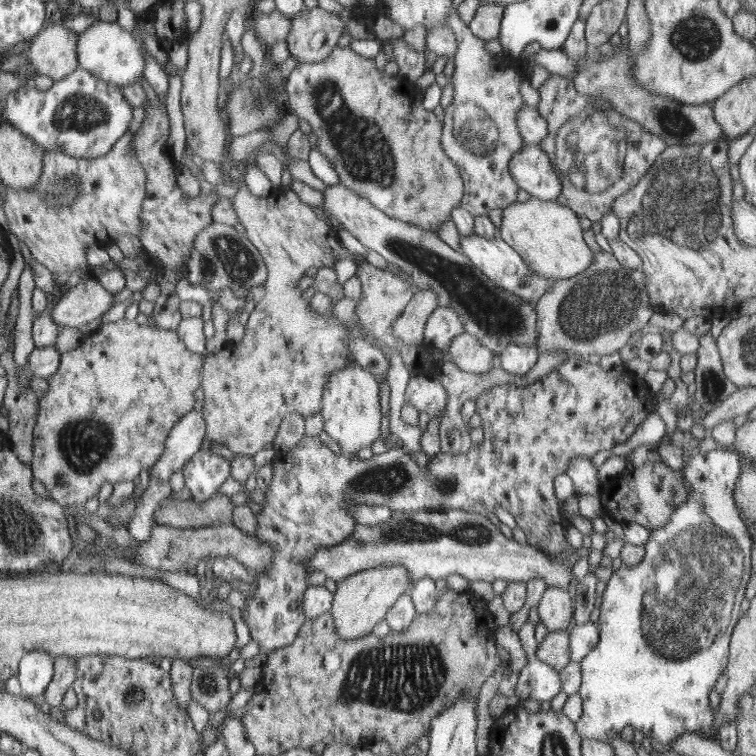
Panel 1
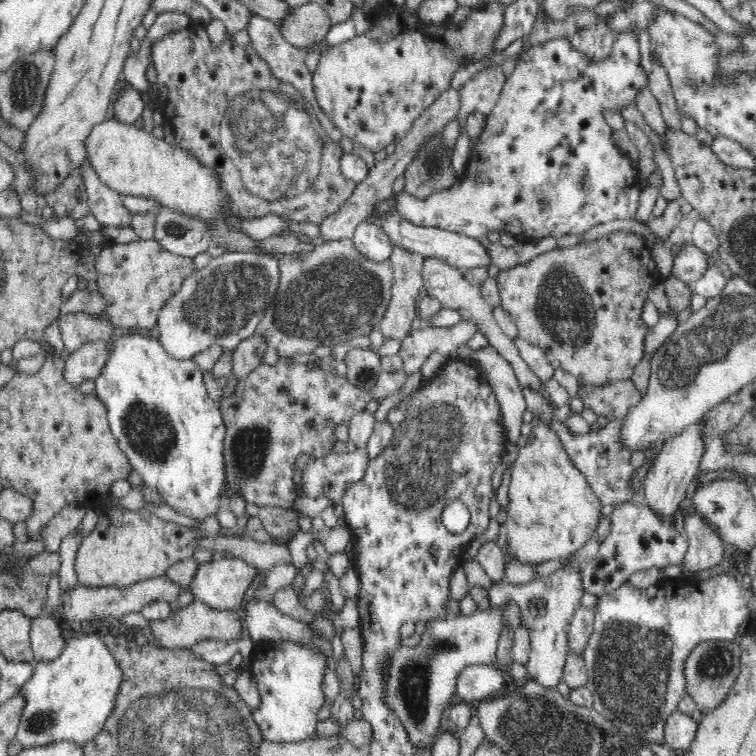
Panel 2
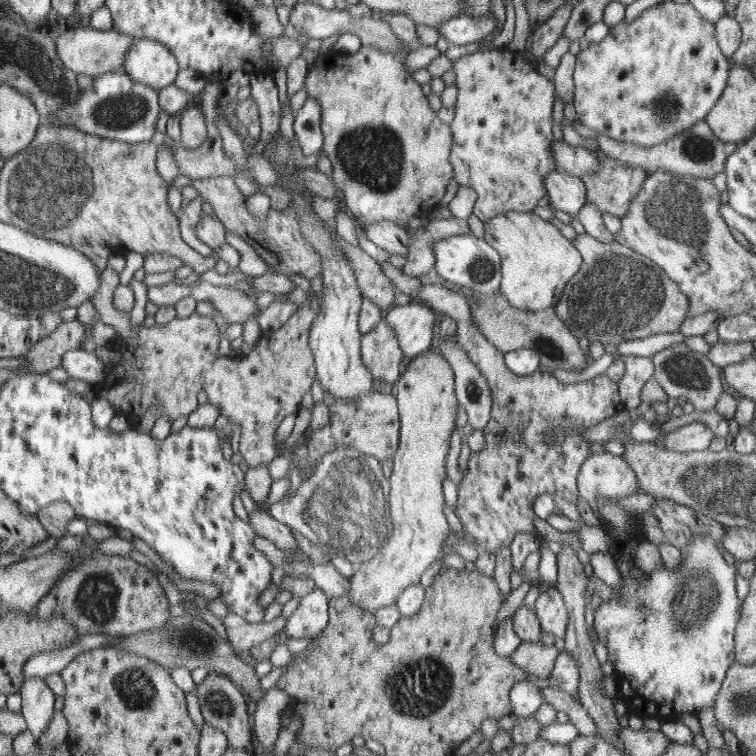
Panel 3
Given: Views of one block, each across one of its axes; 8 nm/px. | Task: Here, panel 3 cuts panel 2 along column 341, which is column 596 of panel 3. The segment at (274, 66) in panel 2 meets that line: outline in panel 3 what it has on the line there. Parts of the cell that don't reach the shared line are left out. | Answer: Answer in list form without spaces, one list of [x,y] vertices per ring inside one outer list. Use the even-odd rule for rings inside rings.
[[[579,119],[574,120],[571,126],[580,136],[596,138],[599,147],[606,153],[606,156],[612,157],[612,159],[618,159],[626,163],[626,165],[630,165],[630,167],[642,167],[644,171],[648,171],[648,175],[662,170],[670,171],[672,175],[690,175],[712,179],[716,174],[725,170],[726,159],[736,151],[738,145],[737,143],[724,143],[724,141],[718,139],[711,132],[711,128],[705,120],[696,122],[694,125],[688,127],[688,129],[684,129],[682,133],[678,133],[678,135],[672,135],[672,137],[660,141],[656,145],[648,146],[631,142],[624,144],[624,141],[614,139],[608,135],[602,135],[598,131],[588,128]]]

